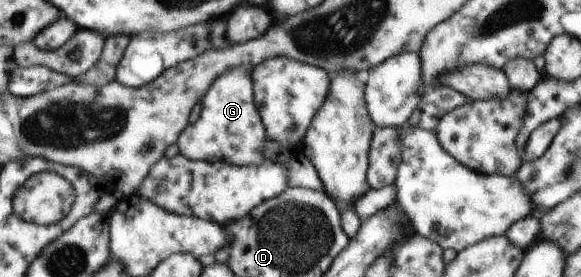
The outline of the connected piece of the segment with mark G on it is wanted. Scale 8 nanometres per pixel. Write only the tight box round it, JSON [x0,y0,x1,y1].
[177,67,266,166]

